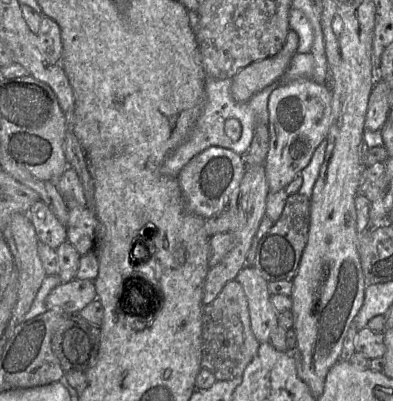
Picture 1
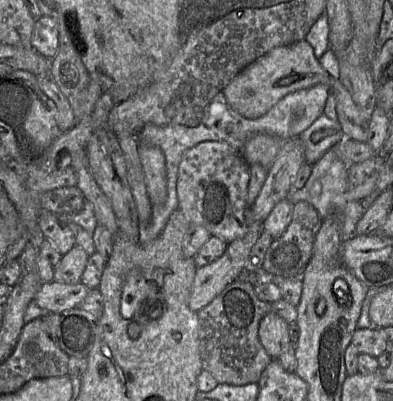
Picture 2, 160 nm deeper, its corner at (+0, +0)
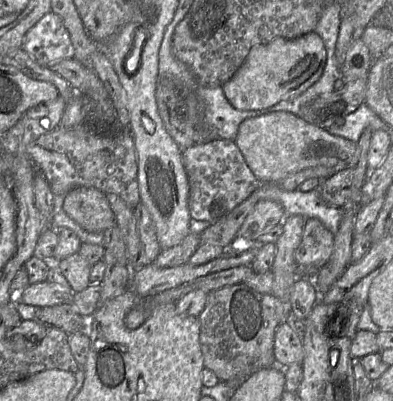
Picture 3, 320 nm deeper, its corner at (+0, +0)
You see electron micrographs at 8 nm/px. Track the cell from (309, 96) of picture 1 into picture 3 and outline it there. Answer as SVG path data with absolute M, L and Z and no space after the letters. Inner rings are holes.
M260 200L243 222L237 233L237 237L240 237L247 241L255 242L259 236L268 232L278 224L283 223L284 219L285 211L283 206L279 202L272 200Z

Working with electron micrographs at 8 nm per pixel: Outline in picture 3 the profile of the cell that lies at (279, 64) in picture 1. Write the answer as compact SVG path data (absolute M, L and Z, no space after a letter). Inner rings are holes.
M315 32L287 39L276 37L252 47L236 73L222 86L230 104L237 110L261 110L305 92L321 77L327 51L322 38Z

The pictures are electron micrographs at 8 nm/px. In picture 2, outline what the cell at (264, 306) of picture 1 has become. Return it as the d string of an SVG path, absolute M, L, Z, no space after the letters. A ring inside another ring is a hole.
M274 312L268 313L261 319L258 336L272 359L278 359L289 345L293 345L289 338L289 324Z

